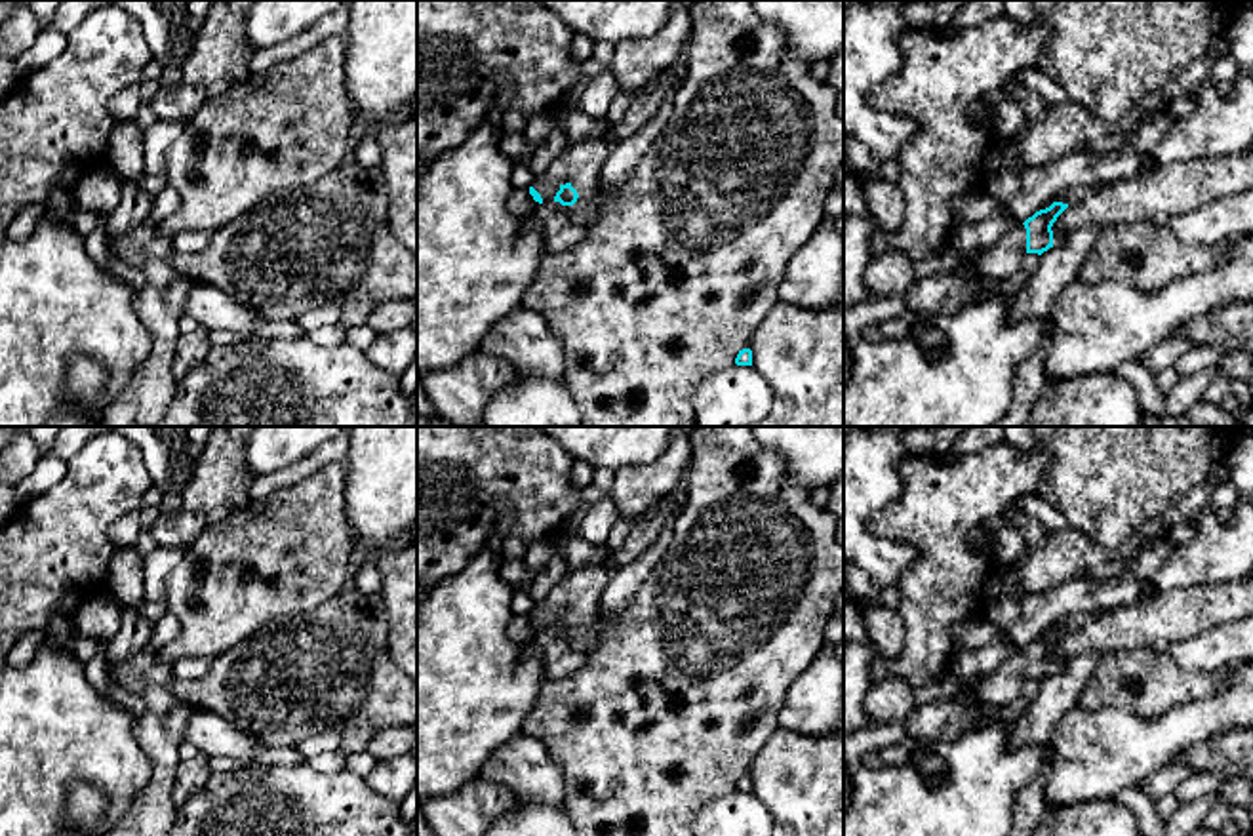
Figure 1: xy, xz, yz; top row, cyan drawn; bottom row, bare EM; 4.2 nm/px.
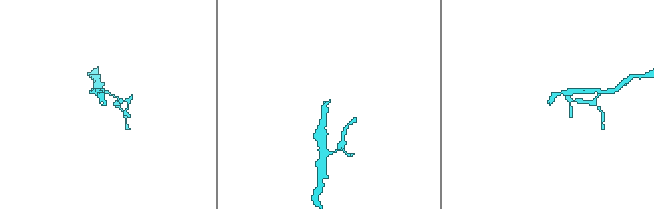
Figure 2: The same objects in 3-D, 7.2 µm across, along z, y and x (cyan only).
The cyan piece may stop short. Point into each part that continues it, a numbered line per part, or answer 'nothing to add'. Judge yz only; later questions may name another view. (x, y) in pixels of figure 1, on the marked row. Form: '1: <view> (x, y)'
1: yz (1002, 259)

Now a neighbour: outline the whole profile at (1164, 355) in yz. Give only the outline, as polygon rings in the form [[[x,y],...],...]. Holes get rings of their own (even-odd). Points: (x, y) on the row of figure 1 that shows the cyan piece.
[[[1169,337],[1164,343],[1152,347],[1141,360],[1139,364],[1150,373],[1156,375],[1162,369],[1175,366],[1175,362],[1194,348],[1196,345],[1192,341],[1183,341]]]

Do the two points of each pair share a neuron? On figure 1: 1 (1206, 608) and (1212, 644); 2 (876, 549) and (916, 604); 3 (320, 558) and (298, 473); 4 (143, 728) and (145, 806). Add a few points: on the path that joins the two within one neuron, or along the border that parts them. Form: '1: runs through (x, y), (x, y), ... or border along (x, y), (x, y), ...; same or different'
1: border along (1233, 619), (1170, 646); different
2: border along (880, 536), (916, 551), (916, 558), (894, 585); different
3: border along (341, 463), (326, 463), (259, 501); different
4: runs through (160, 747), (159, 787); same

